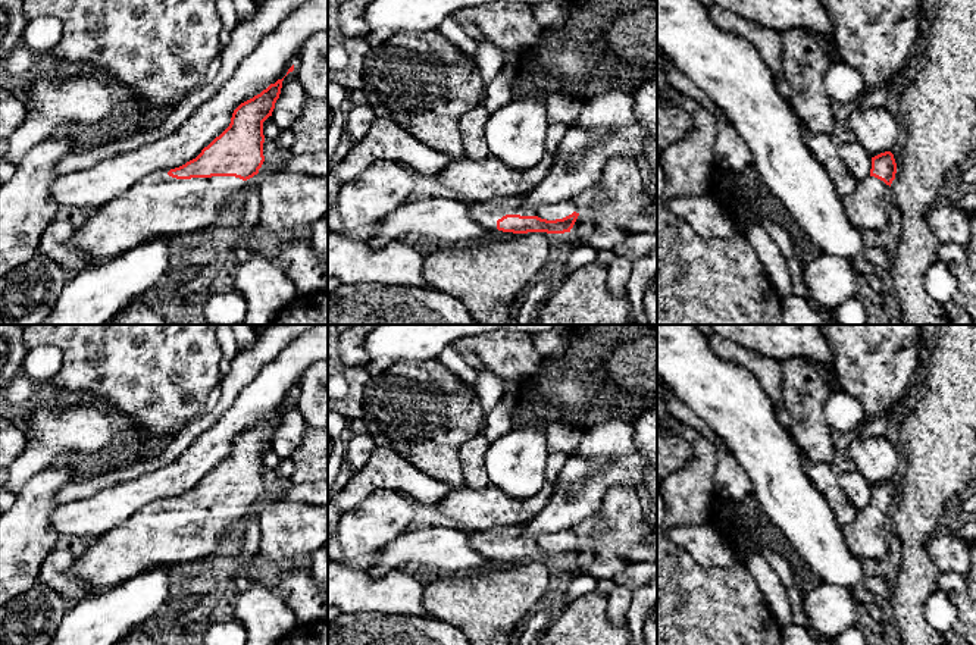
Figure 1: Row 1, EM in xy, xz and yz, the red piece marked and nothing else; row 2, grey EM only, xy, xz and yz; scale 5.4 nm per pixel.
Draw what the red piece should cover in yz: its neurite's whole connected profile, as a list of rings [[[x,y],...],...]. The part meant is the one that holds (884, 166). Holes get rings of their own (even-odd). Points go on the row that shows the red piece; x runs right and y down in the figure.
[[[891,151],[872,157],[870,175],[858,181],[853,194],[844,197],[848,220],[858,229],[882,229],[888,223],[888,198],[897,163]]]

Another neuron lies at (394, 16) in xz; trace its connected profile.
[[[372,0],[365,10],[365,21],[370,31],[426,32],[439,29],[441,22],[457,10],[469,10],[509,1],[531,7],[551,0]]]

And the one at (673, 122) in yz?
[[[657,103],[657,151],[681,141],[692,128],[692,118],[685,109]]]

